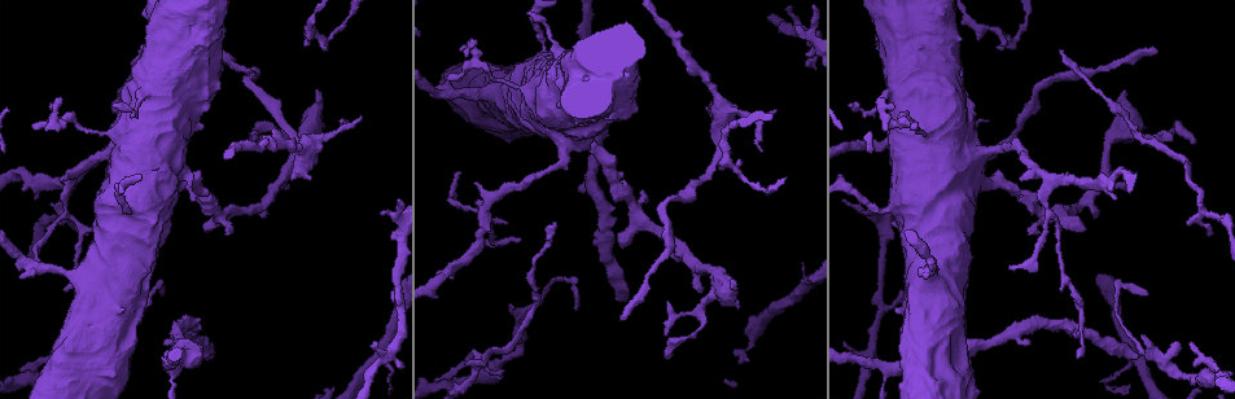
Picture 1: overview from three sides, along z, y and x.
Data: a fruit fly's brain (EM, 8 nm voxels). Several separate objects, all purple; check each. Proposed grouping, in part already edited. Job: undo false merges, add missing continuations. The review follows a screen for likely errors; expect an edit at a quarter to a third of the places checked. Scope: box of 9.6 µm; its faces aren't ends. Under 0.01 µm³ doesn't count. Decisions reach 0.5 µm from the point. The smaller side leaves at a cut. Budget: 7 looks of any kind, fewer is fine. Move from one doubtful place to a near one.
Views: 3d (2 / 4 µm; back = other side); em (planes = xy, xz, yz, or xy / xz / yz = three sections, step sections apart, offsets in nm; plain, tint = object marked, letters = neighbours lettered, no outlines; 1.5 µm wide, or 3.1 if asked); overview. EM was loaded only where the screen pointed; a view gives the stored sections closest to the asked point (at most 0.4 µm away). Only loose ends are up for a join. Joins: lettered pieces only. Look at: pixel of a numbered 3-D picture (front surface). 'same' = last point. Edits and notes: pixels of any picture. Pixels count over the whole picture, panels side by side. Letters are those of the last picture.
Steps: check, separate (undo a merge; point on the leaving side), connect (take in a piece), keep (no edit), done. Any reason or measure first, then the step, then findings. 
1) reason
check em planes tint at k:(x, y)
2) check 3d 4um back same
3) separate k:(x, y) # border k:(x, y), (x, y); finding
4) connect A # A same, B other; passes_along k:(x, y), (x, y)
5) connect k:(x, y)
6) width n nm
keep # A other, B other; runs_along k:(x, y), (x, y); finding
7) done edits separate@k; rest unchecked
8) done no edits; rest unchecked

branch stops here
check 3d 4um at 1:(212, 358)

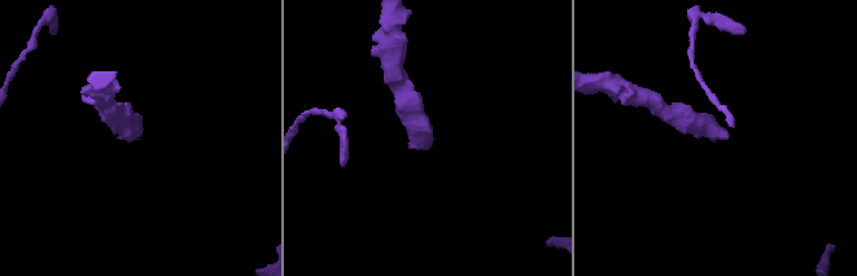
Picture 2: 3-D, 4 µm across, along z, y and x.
now the EM
check em planes letters at 2:(135, 137)

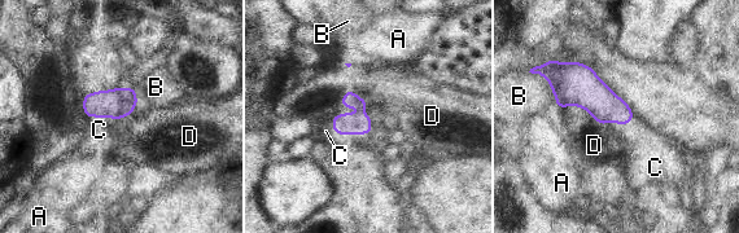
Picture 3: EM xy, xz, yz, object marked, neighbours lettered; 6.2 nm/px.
connect 3:(326, 131) # A other, B other, C same, D other; passes_along 3:(341, 123), (363, 133), (326, 131); it goes on there

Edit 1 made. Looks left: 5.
check em xz step 4 letters at 1:(469, 356)

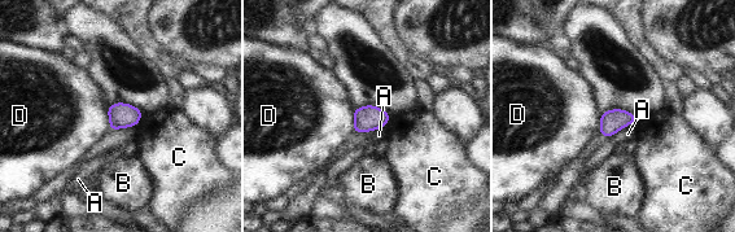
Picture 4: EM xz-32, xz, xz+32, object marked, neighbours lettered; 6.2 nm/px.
check em planes letters same

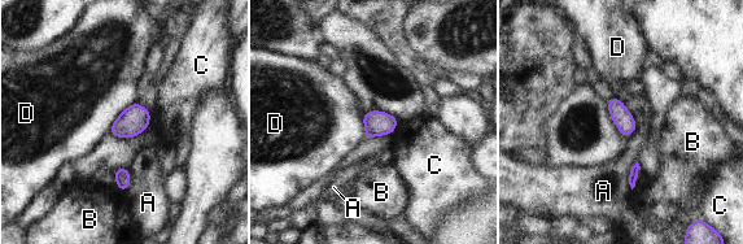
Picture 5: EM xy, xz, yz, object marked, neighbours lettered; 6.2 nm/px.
width 120 nm
keep # A other, B other, C other, D other; border 5:(136, 100), (117, 117), (108, 131); no lettered piece goes on from it

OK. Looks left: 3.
free end
check 3d 2um back at 1:(1186, 222)

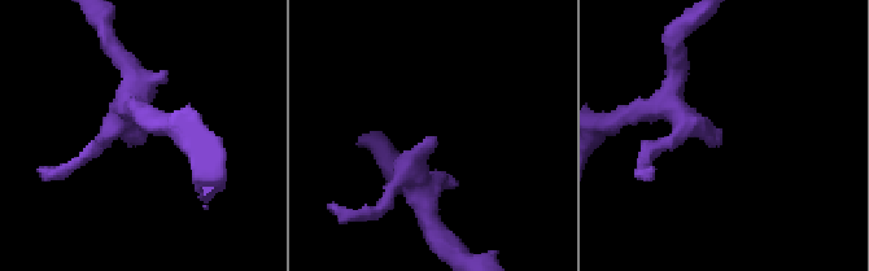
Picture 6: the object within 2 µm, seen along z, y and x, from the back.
check em planes tint at 6:(143, 143)

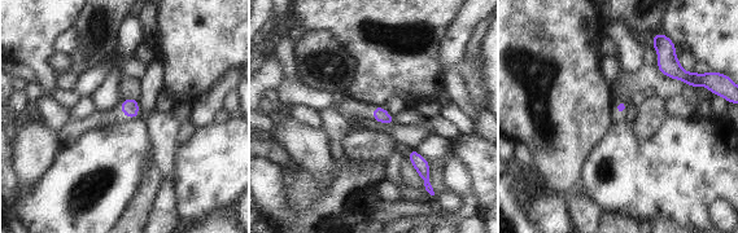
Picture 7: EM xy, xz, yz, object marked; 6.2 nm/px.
see the neighbours
check em planes letters same

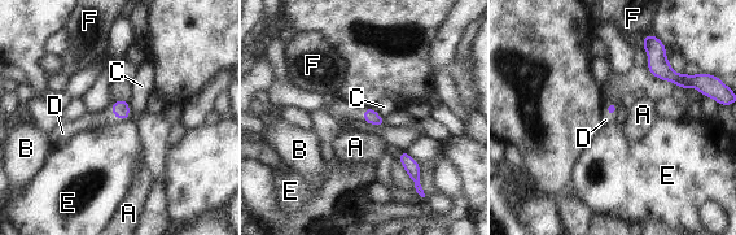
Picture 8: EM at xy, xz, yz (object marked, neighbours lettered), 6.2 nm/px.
connect 8:(88, 121) # A other, B other, C other, D same, E other, F other; passes_along 8:(121, 109), (113, 114), (88, 121); the neuron continues

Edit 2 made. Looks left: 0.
done edits connect@3, connect@8; rest unchecked

